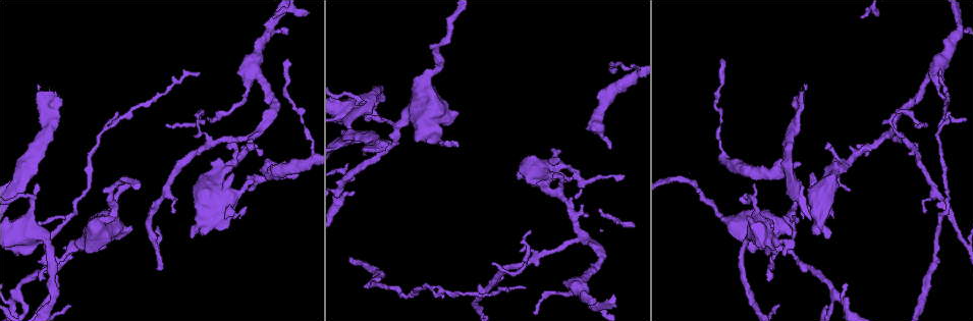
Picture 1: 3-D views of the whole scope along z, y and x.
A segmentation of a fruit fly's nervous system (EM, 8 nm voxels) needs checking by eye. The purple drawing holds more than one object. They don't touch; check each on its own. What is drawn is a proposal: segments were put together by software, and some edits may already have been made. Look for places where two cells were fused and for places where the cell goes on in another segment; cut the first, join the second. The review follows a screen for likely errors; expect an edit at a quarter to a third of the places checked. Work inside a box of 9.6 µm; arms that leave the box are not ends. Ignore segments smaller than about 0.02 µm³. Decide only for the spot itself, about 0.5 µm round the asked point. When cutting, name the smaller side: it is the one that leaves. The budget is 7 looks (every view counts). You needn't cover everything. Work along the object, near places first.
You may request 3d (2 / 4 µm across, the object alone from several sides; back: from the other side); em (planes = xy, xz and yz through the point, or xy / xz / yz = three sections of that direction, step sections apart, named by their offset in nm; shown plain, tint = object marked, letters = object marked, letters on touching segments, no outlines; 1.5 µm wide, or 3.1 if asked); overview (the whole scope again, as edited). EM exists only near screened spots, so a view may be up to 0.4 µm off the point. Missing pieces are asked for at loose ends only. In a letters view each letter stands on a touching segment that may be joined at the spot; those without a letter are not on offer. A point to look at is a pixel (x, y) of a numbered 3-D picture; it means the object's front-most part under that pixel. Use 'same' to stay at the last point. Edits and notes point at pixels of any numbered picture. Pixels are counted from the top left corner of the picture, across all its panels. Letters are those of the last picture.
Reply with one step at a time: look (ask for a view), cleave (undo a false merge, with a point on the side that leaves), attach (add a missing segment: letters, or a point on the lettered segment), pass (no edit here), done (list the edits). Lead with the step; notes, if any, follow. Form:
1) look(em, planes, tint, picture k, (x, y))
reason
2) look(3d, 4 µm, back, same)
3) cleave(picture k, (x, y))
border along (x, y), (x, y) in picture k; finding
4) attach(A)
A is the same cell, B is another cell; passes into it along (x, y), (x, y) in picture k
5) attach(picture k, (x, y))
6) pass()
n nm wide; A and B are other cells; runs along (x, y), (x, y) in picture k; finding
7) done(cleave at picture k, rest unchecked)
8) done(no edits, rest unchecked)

look(em, planes, letters, picture 1, (729, 220))
sudden change in width

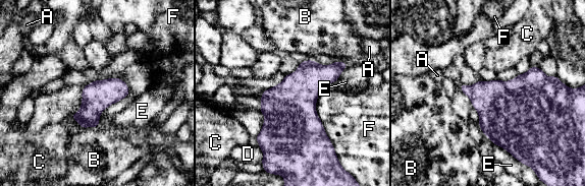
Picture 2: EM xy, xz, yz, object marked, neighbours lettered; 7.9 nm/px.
pass()
F touches over 500 nm; A, B, C, D, E and F are other cells; border along (321, 89), (316, 114), (334, 150) in picture 2; one cell here

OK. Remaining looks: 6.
look(3d, 4 µm, back, picture 1, (381, 149))
free end

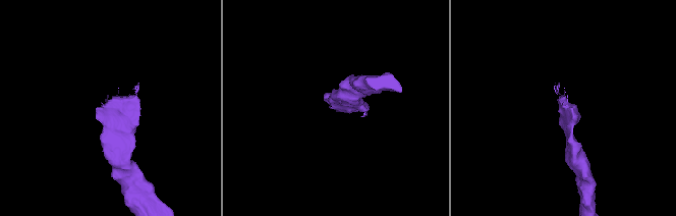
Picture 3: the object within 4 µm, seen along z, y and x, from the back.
look(em, xy, step 8, letters, picture 3, (561, 98))
need the tissue

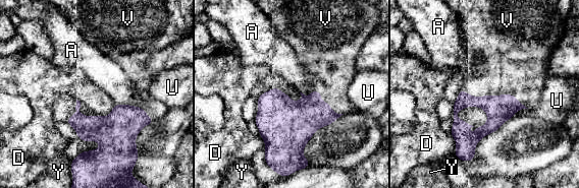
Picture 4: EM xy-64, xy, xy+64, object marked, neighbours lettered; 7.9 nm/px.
attach(V)
V touches over 550 nm; V is the same cell, A, D, U and Y are other cells; passes into it along (499, 109), (496, 96), (512, 68) in picture 4; the cell continues

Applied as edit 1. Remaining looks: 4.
look(overview)

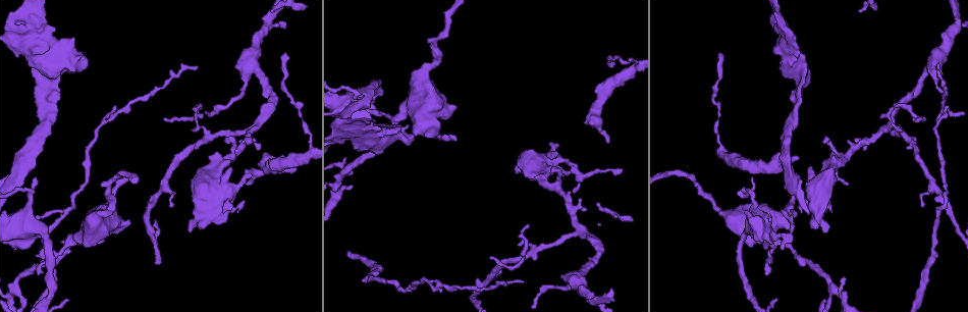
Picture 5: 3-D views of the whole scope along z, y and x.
look(em, yz, step 4, letters, picture 5, (923, 206))
an open end

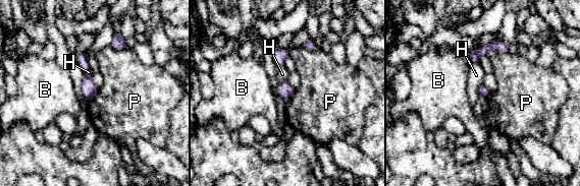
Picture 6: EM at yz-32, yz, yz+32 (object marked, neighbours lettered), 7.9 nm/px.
look(em, planes, letters, same)
another direction

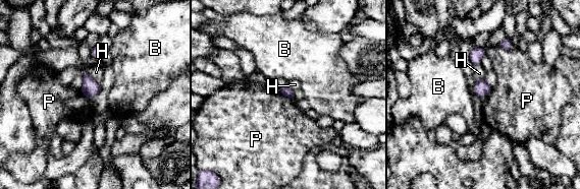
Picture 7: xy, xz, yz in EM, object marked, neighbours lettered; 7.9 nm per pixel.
pass()
H touches over 150 nm; B, H and P are other cells; border along (278, 92), (294, 100) in picture 7; no lettered segment goes on from it

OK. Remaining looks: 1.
done(attach at picture 4, rest unchecked)

